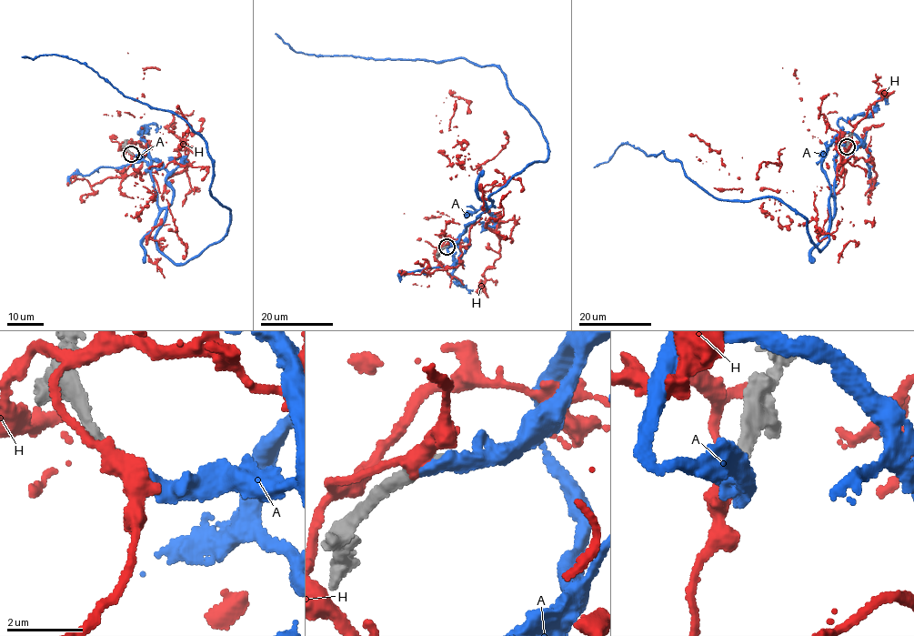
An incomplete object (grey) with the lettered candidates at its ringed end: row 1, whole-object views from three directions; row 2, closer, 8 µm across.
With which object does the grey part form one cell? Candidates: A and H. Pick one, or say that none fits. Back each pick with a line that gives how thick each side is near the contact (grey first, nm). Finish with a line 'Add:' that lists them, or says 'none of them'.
A: 320 nm thick on the grey side, 440 nm on the other
Add: A

